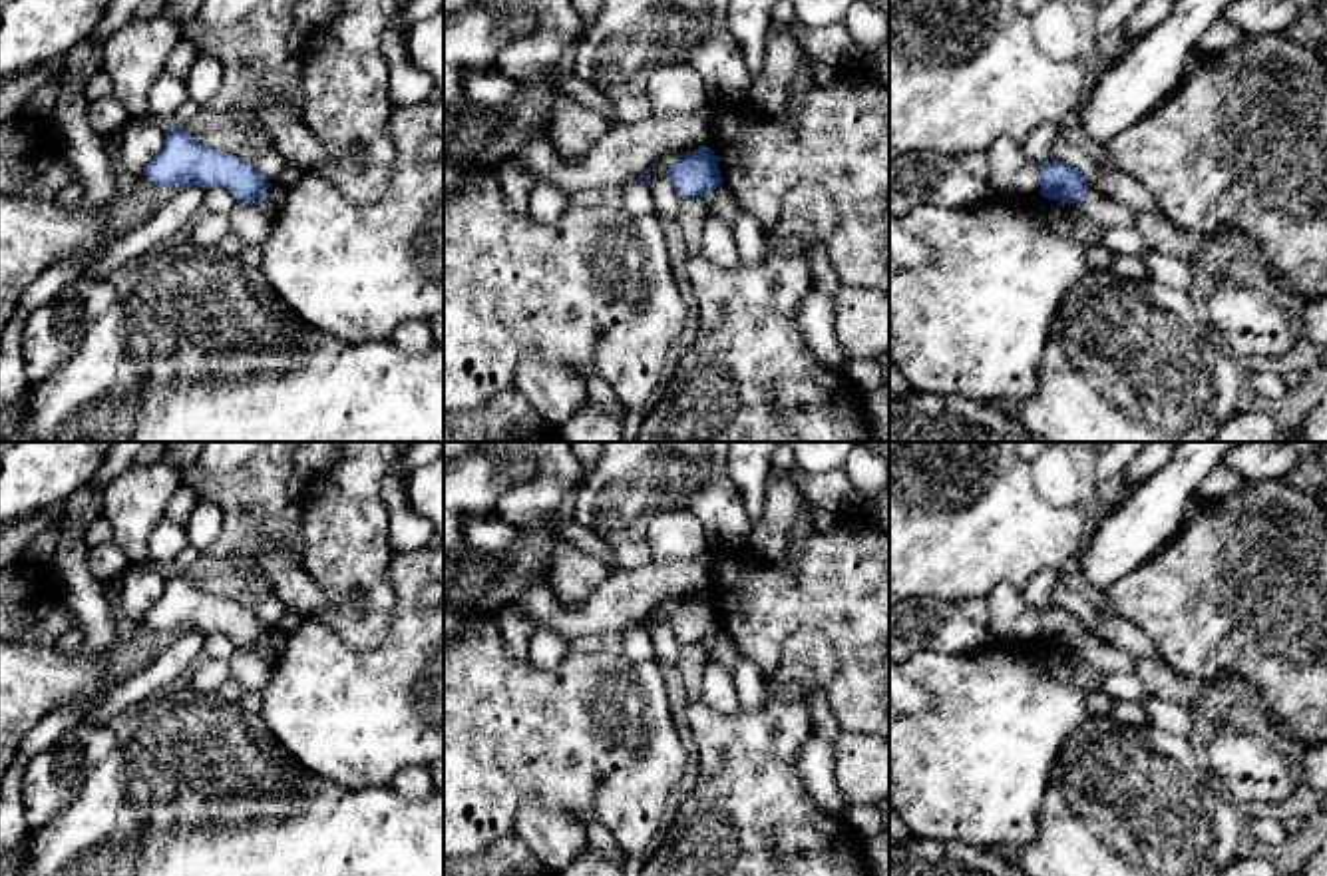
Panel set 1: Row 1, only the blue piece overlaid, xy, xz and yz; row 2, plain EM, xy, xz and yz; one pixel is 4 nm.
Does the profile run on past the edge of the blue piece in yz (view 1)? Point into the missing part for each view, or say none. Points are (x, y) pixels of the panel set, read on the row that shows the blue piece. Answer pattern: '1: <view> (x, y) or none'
1: none

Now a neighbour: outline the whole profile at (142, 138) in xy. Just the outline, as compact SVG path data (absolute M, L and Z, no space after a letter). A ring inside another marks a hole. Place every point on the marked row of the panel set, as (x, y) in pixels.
M129 117L121 127L119 155L131 175L143 175L145 165L161 151L165 129L151 117Z

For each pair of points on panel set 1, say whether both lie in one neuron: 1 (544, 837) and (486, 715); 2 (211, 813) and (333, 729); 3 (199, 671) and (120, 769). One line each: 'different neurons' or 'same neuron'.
1: different neurons
2: different neurons
3: different neurons

